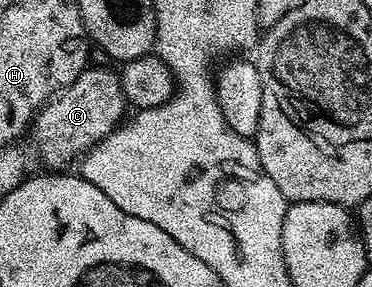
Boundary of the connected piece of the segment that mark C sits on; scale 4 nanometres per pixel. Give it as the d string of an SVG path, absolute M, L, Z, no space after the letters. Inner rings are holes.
M89 66L85 68L78 78L71 80L62 91L56 93L51 100L48 100L39 112L32 118L30 125L30 137L32 136L32 148L40 155L40 160L48 170L64 170L67 164L75 165L83 157L85 152L91 150L93 146L100 143L102 138L106 138L120 127L125 119L124 108L126 101L122 94L122 82L119 71L108 68L95 68Z

